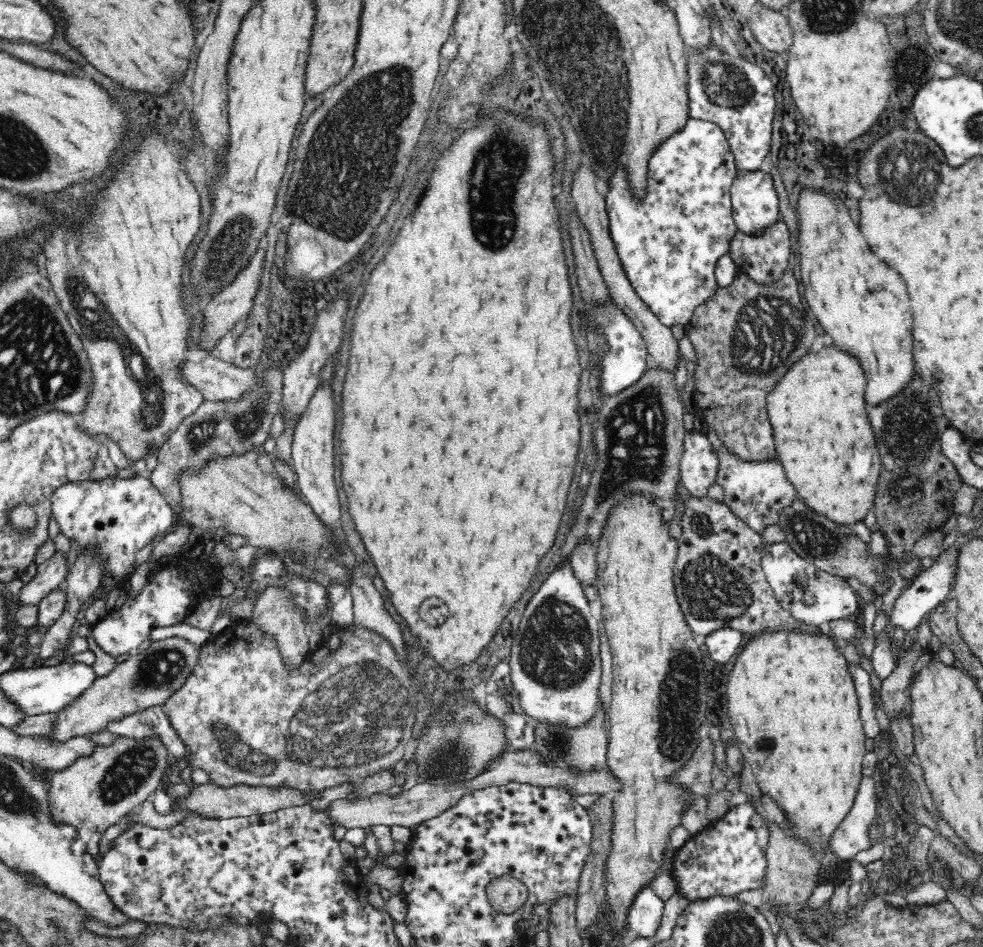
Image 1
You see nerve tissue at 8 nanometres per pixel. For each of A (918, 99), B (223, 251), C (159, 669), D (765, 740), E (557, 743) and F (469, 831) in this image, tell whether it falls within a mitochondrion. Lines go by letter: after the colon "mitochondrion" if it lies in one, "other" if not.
A: other
B: mitochondrion
C: mitochondrion
D: mitochondrion
E: mitochondrion
F: other

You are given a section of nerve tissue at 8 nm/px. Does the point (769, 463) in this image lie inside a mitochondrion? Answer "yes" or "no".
no

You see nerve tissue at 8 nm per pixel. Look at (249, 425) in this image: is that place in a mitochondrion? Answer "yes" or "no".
yes

